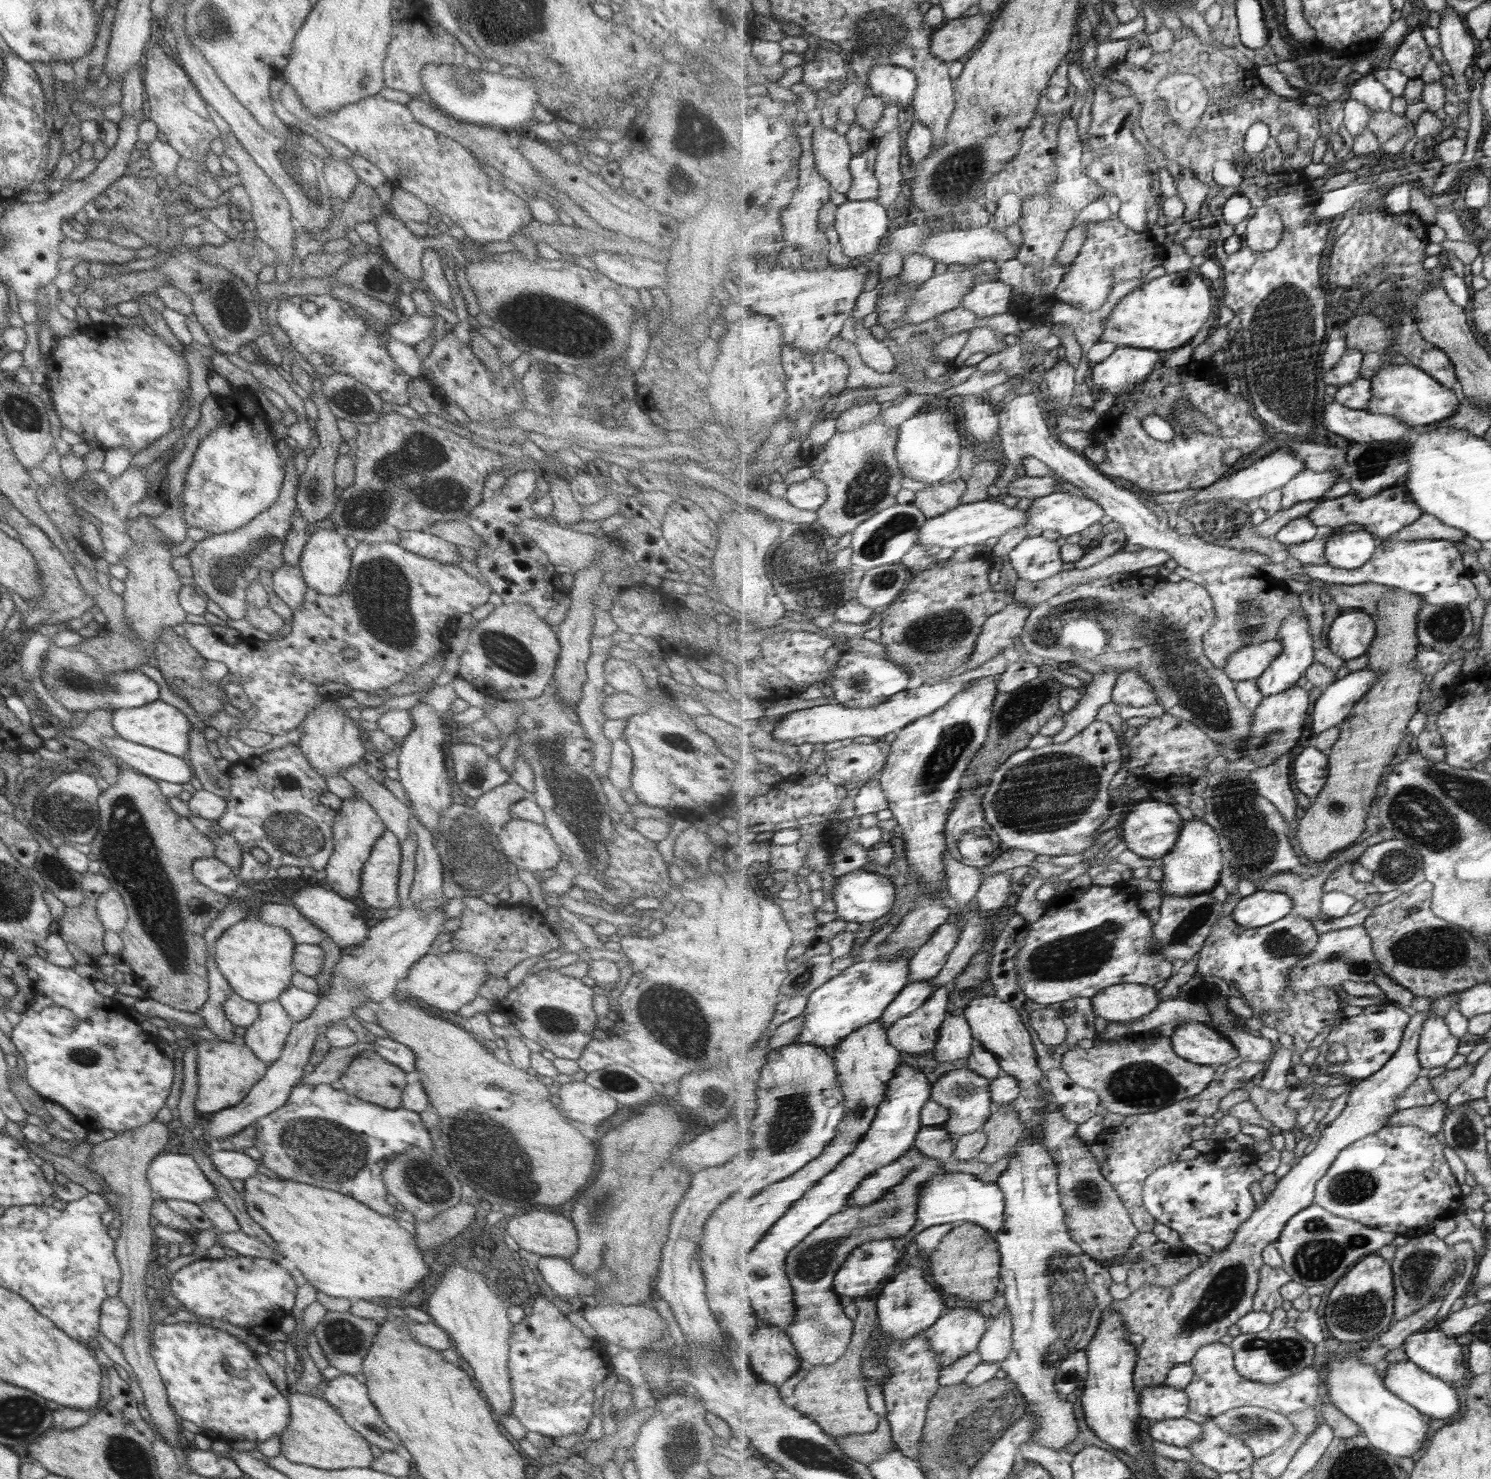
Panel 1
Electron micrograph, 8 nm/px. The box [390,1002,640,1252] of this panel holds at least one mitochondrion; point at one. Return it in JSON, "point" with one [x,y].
{"point":[478,1144]}

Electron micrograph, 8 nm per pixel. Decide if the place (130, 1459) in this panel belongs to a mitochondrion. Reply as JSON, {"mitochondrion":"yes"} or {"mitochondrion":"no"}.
{"mitochondrion":"yes"}

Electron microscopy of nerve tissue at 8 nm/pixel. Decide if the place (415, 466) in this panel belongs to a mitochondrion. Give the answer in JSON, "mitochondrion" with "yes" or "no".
{"mitochondrion":"yes"}

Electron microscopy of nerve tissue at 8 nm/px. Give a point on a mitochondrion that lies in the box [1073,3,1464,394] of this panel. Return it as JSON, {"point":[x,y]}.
{"point":[1397,308]}

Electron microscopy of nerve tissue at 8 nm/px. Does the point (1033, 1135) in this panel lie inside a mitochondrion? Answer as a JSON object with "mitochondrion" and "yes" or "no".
{"mitochondrion":"no"}

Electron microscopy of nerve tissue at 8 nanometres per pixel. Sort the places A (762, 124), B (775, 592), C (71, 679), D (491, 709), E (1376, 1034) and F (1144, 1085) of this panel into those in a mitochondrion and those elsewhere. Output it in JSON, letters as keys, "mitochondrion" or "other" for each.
{"A":"other","B":"mitochondrion","C":"mitochondrion","D":"other","E":"mitochondrion","F":"mitochondrion"}

